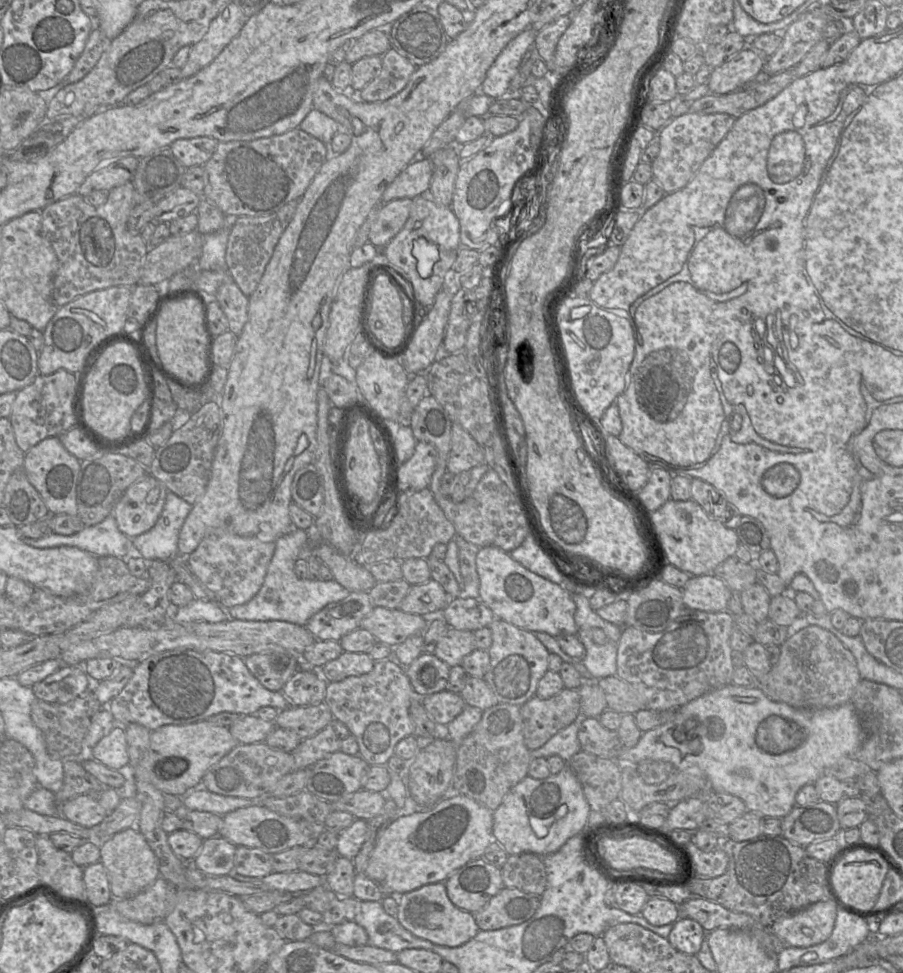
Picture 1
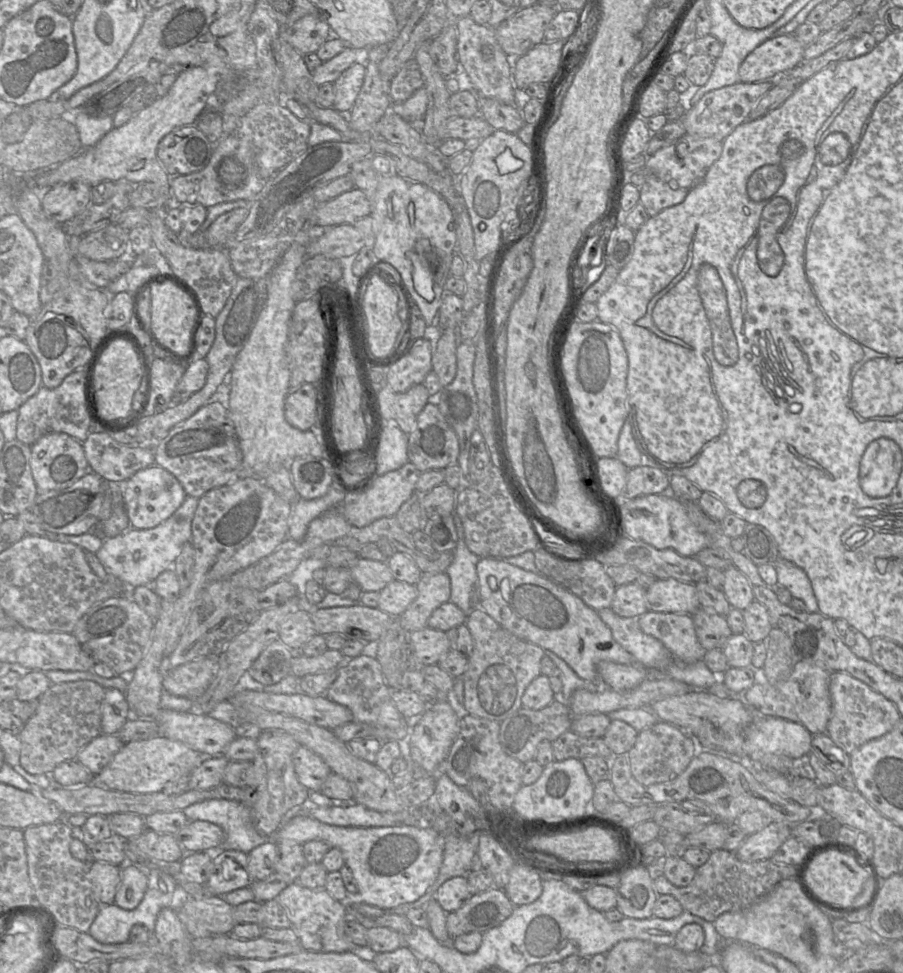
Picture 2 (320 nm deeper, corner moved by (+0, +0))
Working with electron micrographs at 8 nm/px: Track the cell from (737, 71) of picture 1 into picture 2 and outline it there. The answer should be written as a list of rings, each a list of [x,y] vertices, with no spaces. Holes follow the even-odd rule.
[[[793,34],[768,38],[751,51],[739,66],[740,82],[763,81],[792,69],[803,61],[804,48]]]

